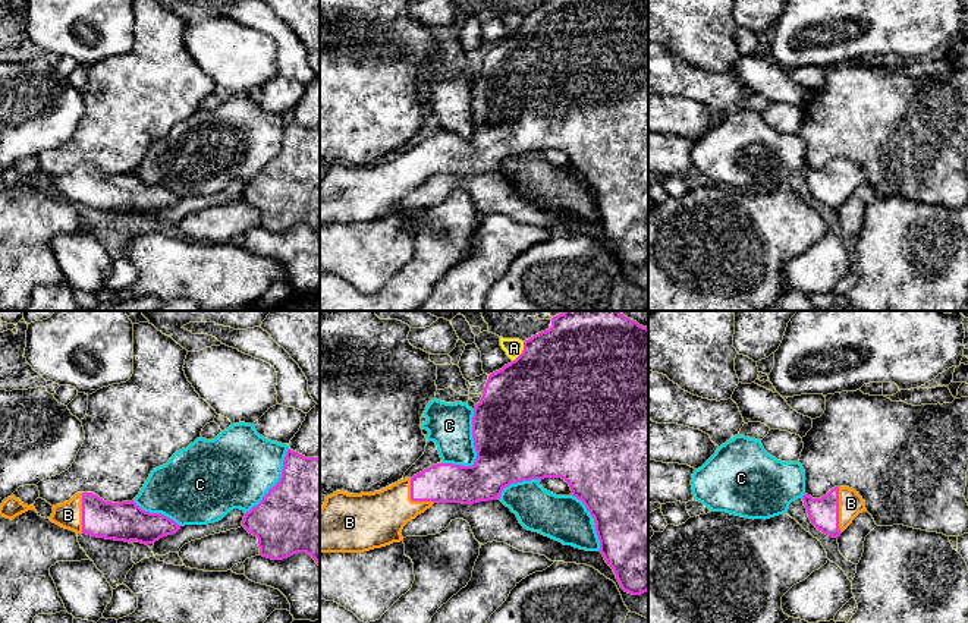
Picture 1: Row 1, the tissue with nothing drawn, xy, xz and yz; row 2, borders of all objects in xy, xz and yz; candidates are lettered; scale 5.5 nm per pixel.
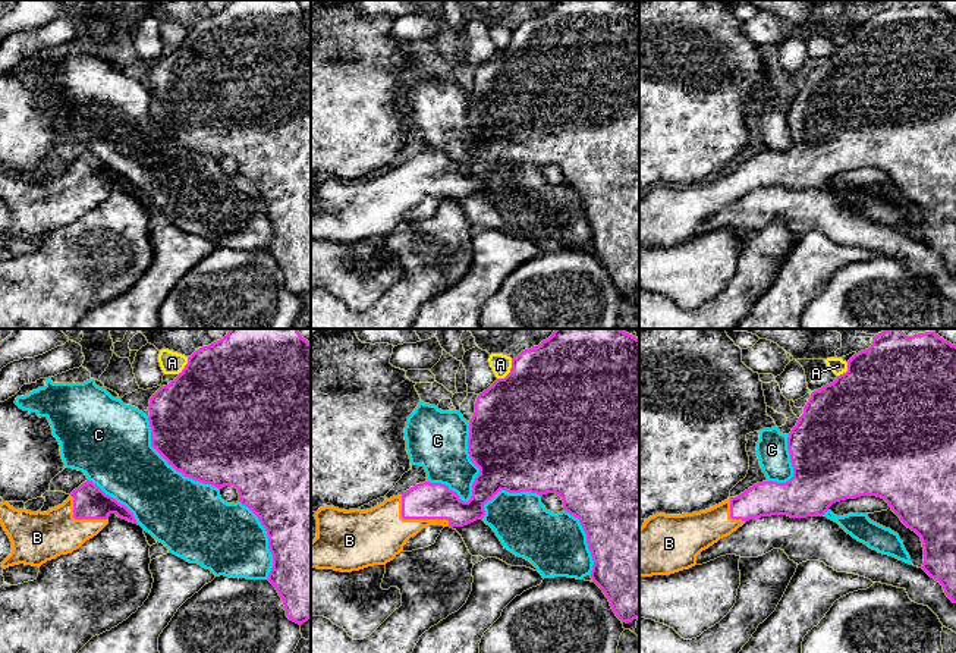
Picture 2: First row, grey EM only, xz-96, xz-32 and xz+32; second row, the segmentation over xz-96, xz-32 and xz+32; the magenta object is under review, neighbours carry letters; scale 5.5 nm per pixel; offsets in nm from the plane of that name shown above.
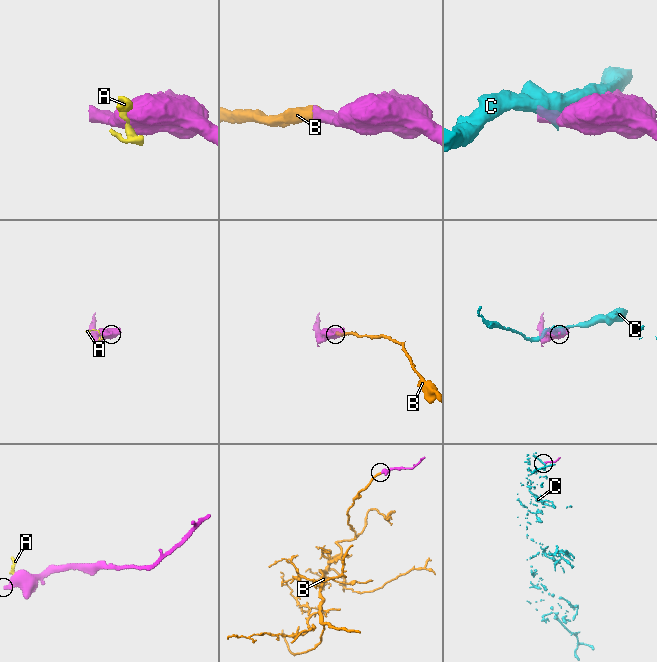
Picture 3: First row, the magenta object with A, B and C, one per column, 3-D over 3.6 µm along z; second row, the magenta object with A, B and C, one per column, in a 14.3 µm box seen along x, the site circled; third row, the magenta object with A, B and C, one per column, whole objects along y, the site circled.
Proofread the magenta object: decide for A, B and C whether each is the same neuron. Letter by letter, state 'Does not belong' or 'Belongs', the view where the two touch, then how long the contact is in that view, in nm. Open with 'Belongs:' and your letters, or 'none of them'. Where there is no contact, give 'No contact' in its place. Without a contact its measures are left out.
Belongs: B
A: Does not belong. Touches magenta in xz. Shared border 130 nm
B: Belongs. Touches magenta in yz. Shared border 260 nm
C: Does not belong. Touches magenta in xz. Shared border 360 nm

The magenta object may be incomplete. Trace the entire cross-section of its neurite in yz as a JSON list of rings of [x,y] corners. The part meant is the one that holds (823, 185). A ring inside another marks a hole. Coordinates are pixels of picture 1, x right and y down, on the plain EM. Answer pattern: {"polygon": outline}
{"polygon": [[[835,158],[821,170],[802,167],[811,195],[823,205],[837,210],[852,192],[867,183],[862,169],[849,158]]]}

